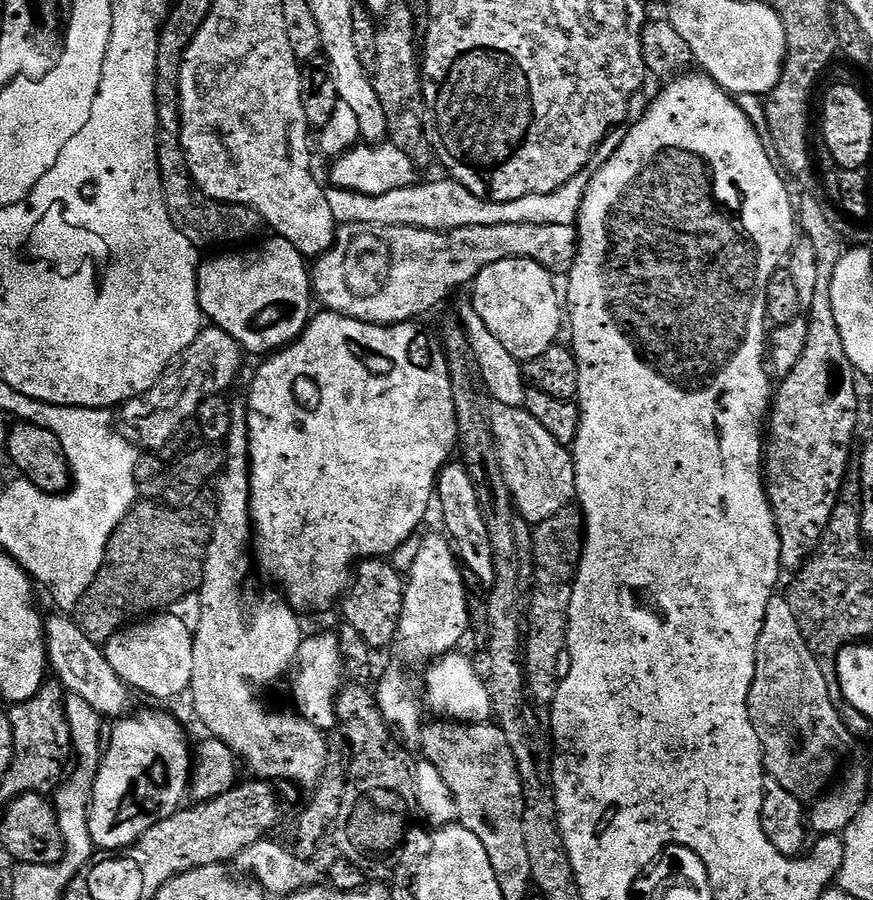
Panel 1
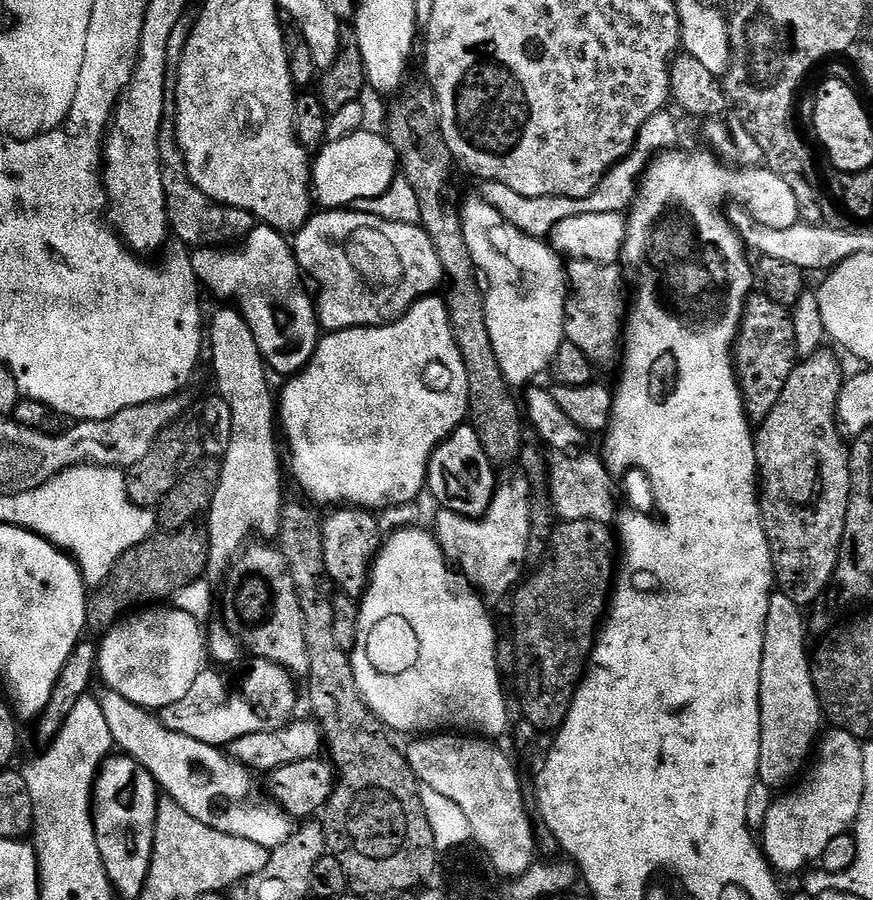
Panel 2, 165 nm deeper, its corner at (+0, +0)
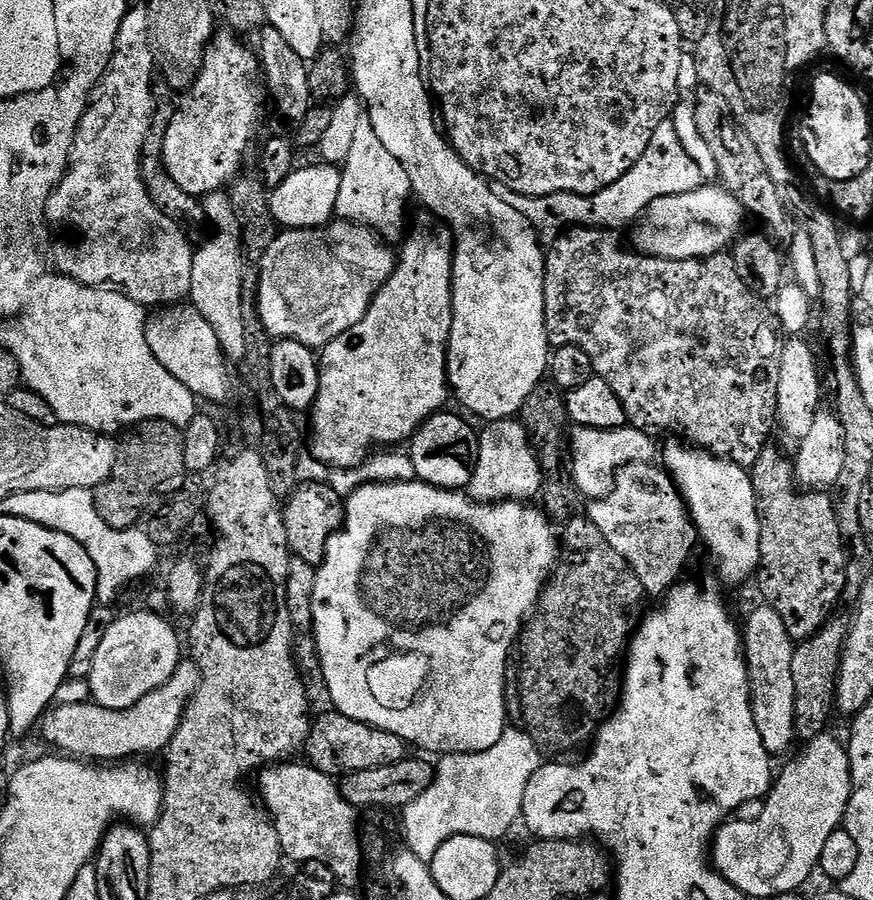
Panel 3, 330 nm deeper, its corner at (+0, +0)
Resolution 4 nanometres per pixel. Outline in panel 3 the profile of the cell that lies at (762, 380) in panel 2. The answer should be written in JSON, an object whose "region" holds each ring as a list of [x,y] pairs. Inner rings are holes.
{"region":[[[568,226],[559,233],[560,237],[546,252],[544,266],[544,293],[546,294],[546,330],[548,339],[553,345],[573,344],[586,354],[590,354],[590,362],[594,362],[596,375],[610,382],[610,390],[618,394],[618,402],[622,402],[622,410],[626,410],[626,418],[631,427],[640,432],[657,434],[656,432],[688,432],[687,439],[695,447],[723,456],[735,464],[747,468],[761,457],[762,450],[770,443],[770,434],[775,433],[777,421],[777,400],[779,368],[782,363],[782,329],[776,317],[775,309],[765,297],[752,292],[742,276],[738,274],[737,264],[731,253],[704,256],[701,260],[667,260],[653,256],[641,256],[631,247],[620,245],[615,231],[607,228],[585,228]]]}

